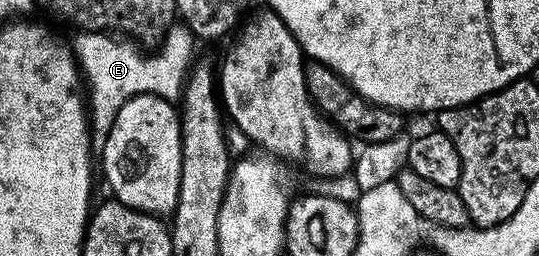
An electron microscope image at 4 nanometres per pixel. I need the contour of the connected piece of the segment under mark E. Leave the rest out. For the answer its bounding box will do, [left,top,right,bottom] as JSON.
[72,31,192,137]

